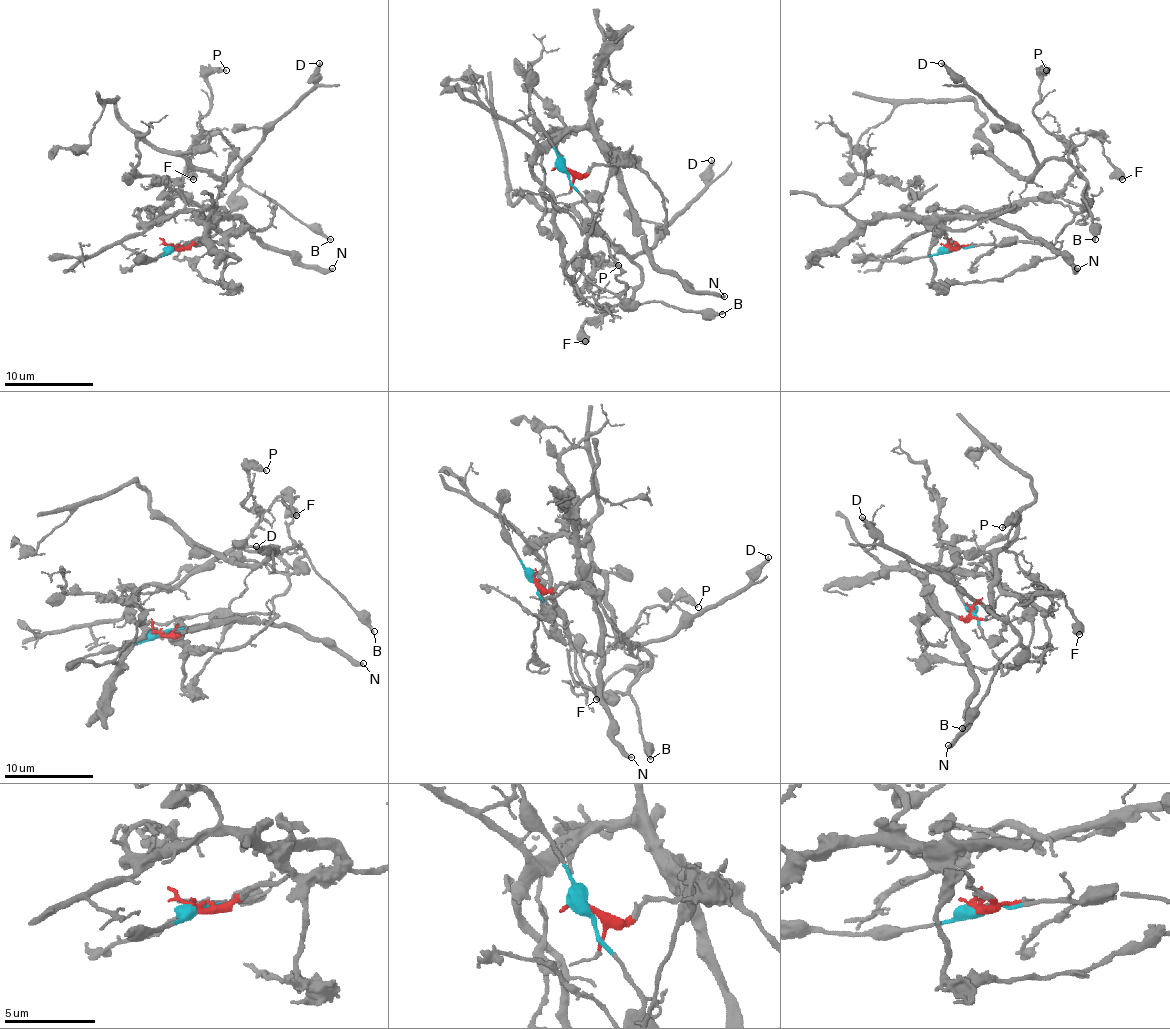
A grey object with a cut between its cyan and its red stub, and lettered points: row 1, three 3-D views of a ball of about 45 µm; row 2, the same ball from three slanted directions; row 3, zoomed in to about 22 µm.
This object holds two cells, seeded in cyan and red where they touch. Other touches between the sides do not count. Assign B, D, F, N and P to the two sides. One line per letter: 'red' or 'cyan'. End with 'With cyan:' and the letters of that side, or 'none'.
B: cyan
D: cyan
F: cyan
N: red
P: red
With cyan: B, D, F

